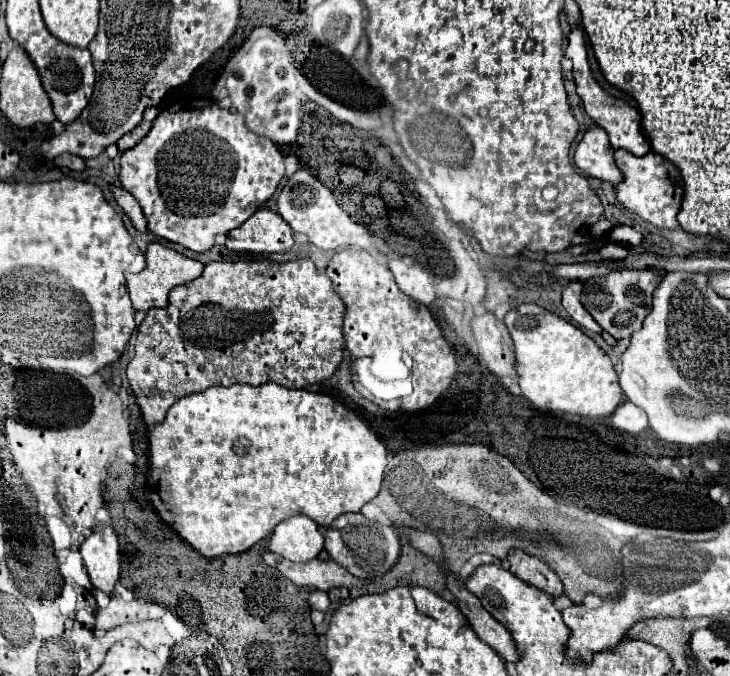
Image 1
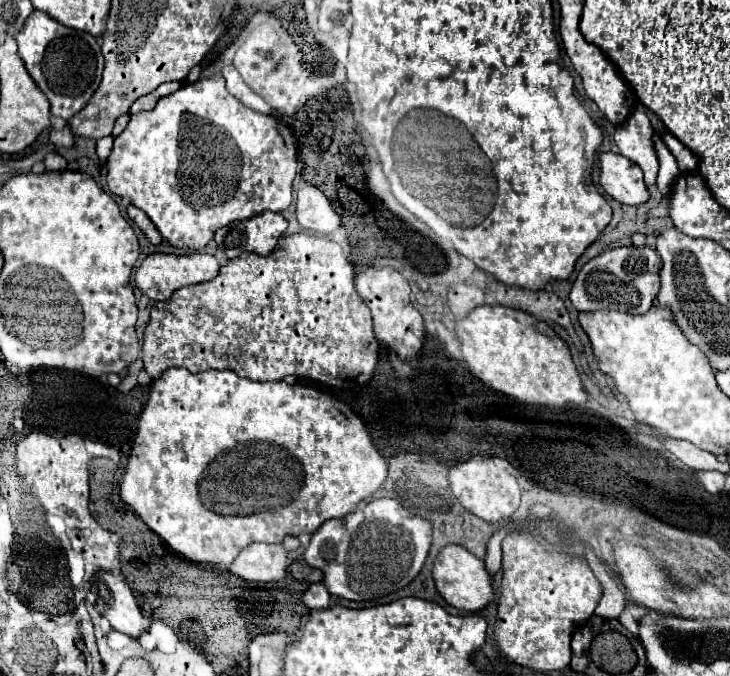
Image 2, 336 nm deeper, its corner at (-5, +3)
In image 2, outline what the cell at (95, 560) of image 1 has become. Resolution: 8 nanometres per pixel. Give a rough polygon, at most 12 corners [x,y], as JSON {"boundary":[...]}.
{"boundary":[[98,572],[96,610],[114,630],[150,624],[124,578]]}

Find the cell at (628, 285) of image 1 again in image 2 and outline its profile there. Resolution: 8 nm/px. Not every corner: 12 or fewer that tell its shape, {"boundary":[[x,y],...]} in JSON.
{"boundary":[[648,246],[606,250],[570,290],[578,312],[644,314],[662,260]]}

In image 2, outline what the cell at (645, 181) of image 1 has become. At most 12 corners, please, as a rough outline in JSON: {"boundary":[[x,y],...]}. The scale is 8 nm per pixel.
{"boundary":[[636,106],[620,124],[614,142],[620,154],[644,170],[646,186],[656,184],[658,156],[654,128]]}

